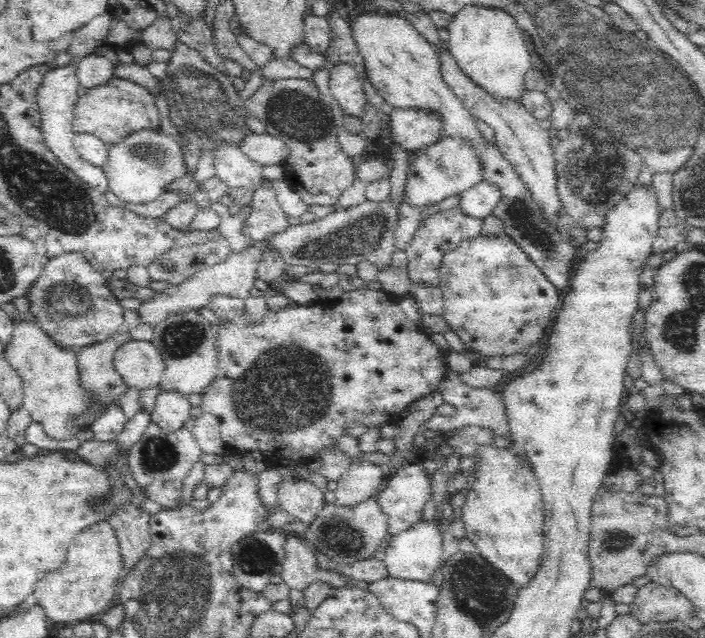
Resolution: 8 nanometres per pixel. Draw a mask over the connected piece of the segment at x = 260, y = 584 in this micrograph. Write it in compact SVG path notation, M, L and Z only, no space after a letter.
M260 529L252 532L239 540L233 546L233 564L232 574L236 582L245 589L253 590L254 592L263 592L263 590L270 584L270 576L279 574L282 570L282 562L284 562L284 532L281 534L270 533Z

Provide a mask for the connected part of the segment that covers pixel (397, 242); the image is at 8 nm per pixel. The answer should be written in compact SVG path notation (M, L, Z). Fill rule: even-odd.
M406 200L400 204L399 223L394 231L394 252L405 251L410 246L428 208L430 208L430 204L414 206Z

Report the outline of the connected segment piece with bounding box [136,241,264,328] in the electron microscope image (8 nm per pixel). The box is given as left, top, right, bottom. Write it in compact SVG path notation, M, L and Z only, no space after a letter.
M262 241L254 243L252 248L245 250L241 253L232 252L231 255L206 270L197 272L192 278L185 280L177 285L168 285L162 293L156 293L153 298L144 300L138 309L138 320L142 324L148 324L153 328L164 319L167 319L173 314L182 314L191 310L197 310L200 306L206 306L211 297L216 294L222 294L224 296L248 298L254 294L254 280L257 278L256 268L258 262L260 262L260 256L262 256Z

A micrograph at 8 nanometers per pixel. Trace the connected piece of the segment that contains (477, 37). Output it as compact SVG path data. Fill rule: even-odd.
M466 4L458 10L447 27L449 34L449 49L456 62L466 74L469 74L476 82L479 82L486 90L500 98L519 98L523 91L524 76L532 69L530 64L530 52L522 28L516 19L504 8L490 6L489 4Z

